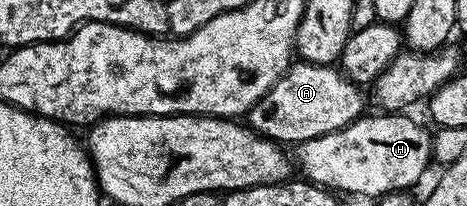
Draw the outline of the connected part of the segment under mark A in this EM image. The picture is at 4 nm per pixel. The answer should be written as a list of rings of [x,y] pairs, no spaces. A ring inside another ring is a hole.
[[[291,63],[290,69],[248,113],[248,124],[259,136],[279,145],[297,146],[324,134],[339,132],[363,115],[363,89],[353,84],[337,67],[328,64]]]

